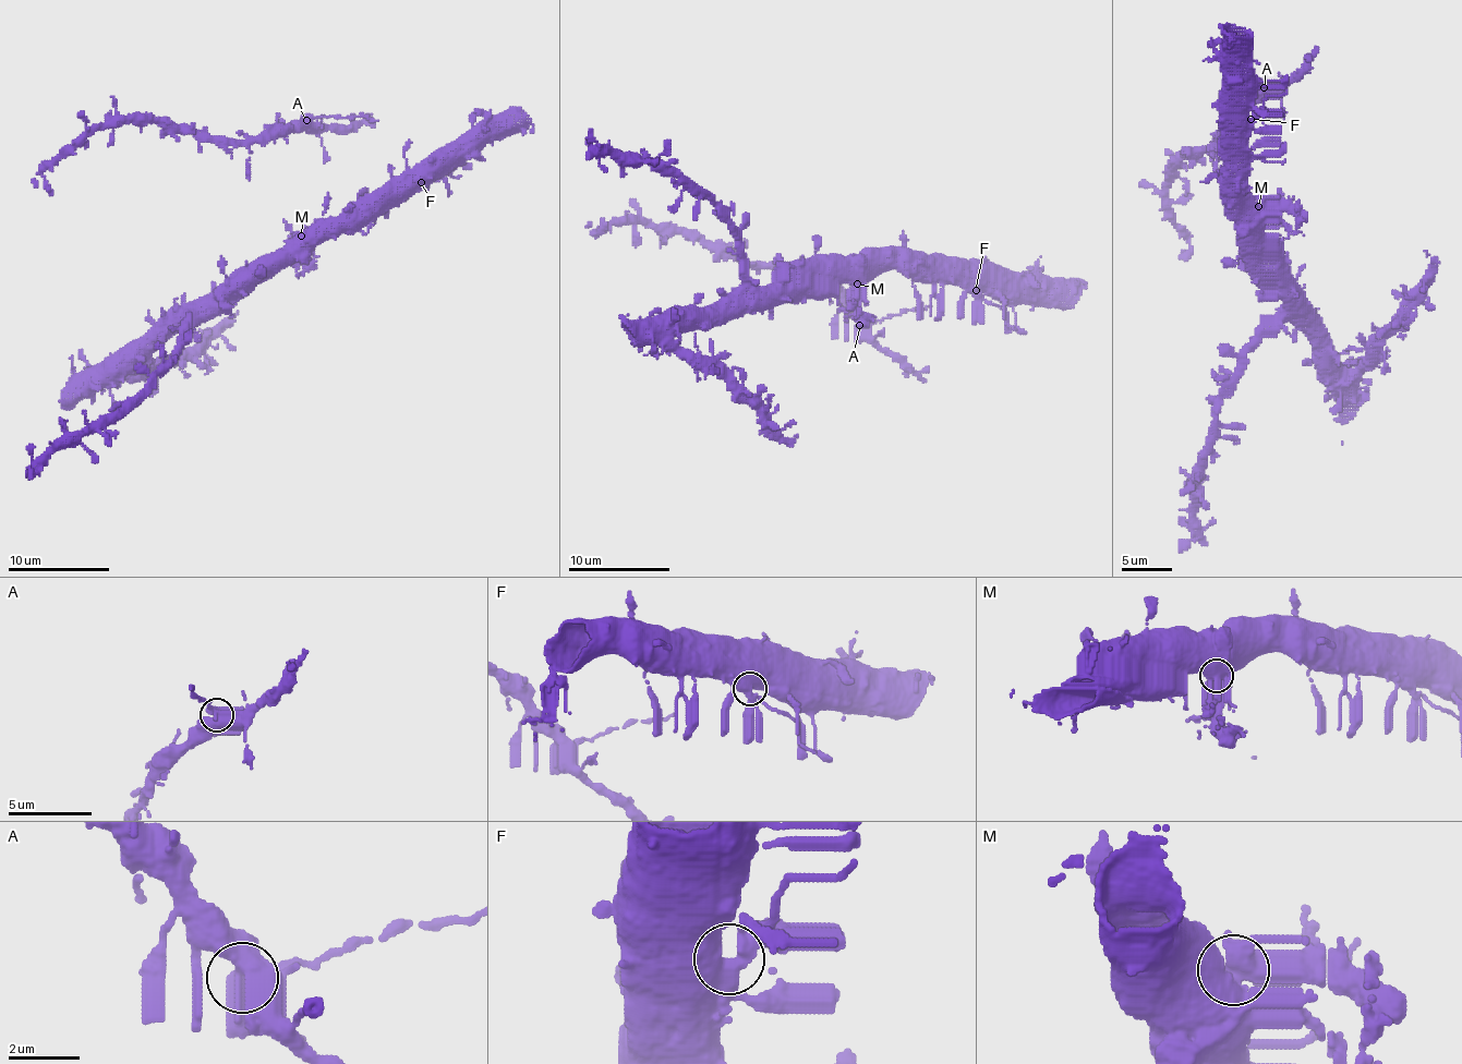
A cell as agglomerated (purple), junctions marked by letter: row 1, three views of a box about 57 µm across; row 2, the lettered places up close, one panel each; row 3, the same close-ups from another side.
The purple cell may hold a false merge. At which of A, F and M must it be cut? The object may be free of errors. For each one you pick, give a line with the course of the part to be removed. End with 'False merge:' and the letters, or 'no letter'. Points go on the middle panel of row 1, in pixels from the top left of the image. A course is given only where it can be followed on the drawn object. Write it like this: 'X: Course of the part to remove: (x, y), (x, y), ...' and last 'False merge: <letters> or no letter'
False merge: no letter

